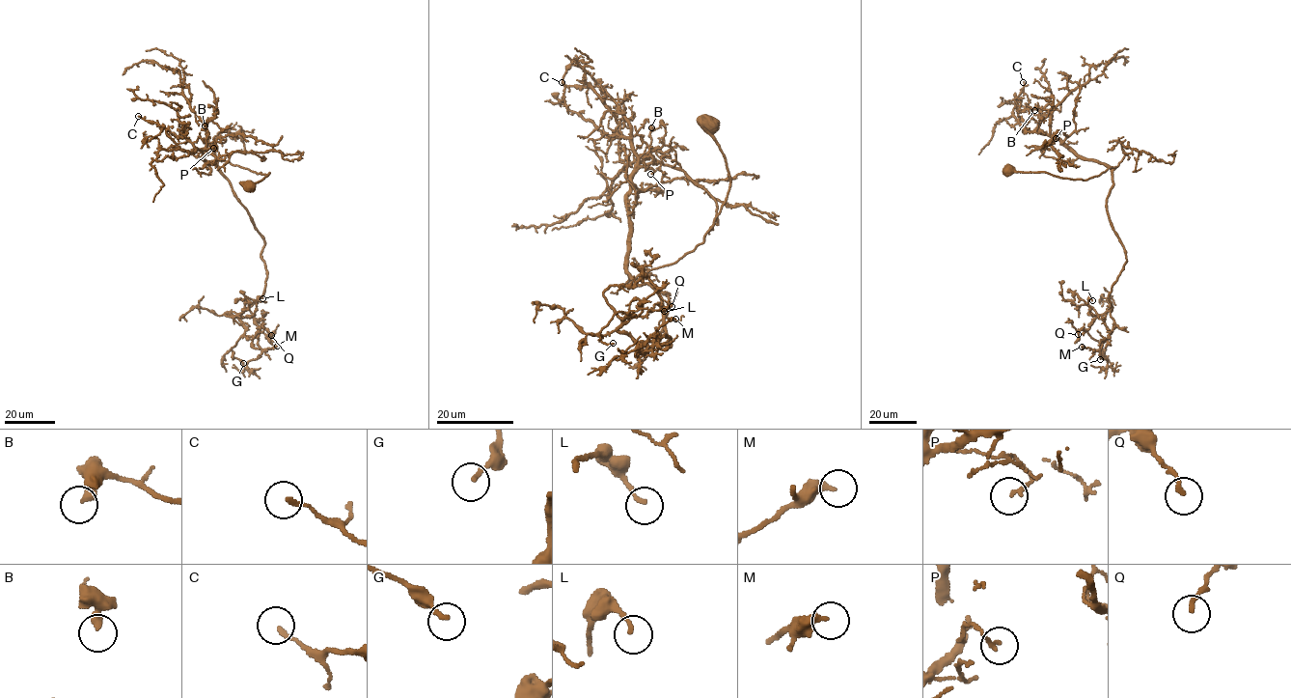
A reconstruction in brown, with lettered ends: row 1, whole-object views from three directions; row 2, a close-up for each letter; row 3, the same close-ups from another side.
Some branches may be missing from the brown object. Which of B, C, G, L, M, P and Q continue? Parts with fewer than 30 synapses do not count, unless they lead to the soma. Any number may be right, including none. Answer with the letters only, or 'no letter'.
no letter

